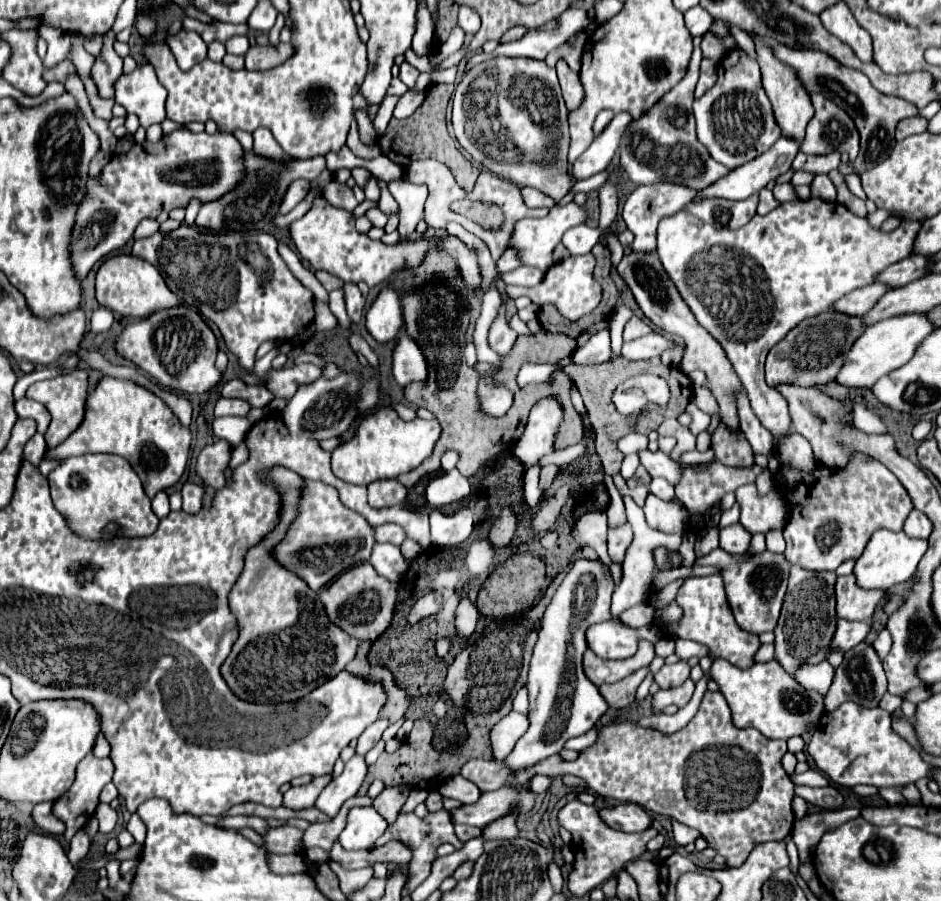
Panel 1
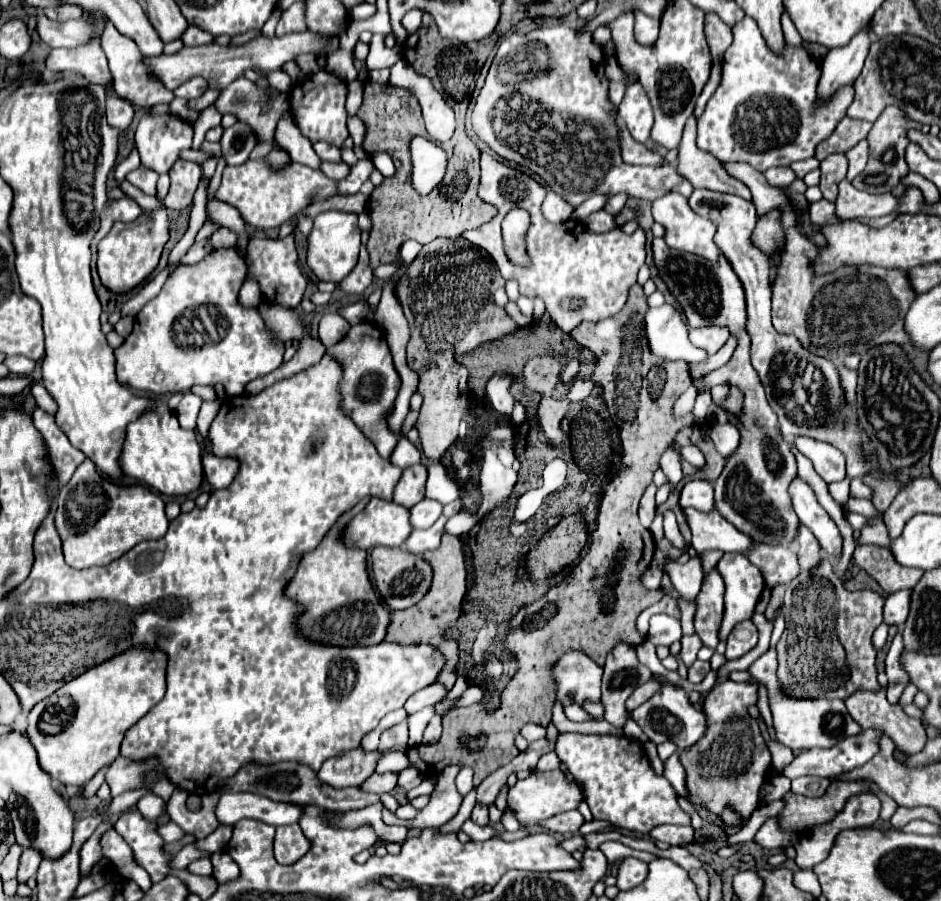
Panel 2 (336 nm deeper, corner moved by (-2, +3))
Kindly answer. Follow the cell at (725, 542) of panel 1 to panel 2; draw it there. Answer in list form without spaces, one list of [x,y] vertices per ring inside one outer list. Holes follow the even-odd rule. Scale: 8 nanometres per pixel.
[[[717,570],[705,576],[701,592],[697,596],[697,614],[695,614],[695,630],[705,646],[717,648],[719,644],[719,626],[723,620],[723,592],[725,586]]]

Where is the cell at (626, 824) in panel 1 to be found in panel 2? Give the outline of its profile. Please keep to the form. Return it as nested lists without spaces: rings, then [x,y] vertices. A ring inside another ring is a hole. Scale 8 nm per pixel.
[[[657,826],[651,830],[653,840],[663,840],[671,846],[687,846],[693,844],[695,832],[691,826]]]

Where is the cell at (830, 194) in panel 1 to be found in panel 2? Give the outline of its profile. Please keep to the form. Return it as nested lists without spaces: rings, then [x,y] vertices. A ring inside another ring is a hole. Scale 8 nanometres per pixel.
[[[859,142],[849,154],[845,154],[847,160],[849,160],[849,172],[847,172],[847,180],[851,182],[857,174],[861,174],[867,166],[867,160],[869,160],[869,146],[867,142]]]

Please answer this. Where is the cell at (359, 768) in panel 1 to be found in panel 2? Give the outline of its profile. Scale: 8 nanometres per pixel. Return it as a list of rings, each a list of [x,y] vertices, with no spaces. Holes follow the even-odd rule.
[[[385,772],[385,774],[373,774],[373,778],[369,778],[369,782],[365,782],[365,788],[367,792],[375,792],[375,794],[383,794],[383,792],[391,792],[393,788],[397,786],[397,774],[395,772]]]

